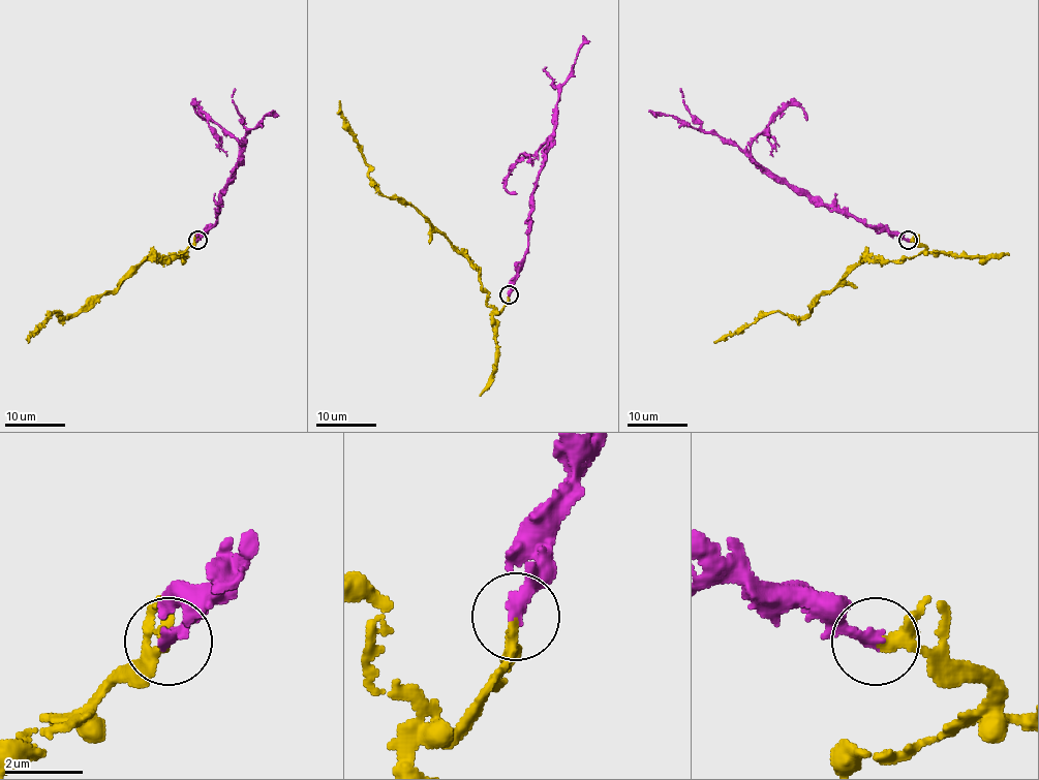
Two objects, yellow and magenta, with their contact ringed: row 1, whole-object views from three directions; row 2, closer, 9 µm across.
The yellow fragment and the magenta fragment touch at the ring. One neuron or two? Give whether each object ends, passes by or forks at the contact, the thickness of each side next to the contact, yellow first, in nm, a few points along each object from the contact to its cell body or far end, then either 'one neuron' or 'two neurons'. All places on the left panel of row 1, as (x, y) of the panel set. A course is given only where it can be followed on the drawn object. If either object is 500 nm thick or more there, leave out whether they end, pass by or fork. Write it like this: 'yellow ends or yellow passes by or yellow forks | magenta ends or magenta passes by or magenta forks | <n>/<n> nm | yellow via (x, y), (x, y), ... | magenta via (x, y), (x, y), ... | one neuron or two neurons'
yellow passes by | magenta ends | 220/320 nm | yellow via (197, 241), (170, 260), (145, 258), (114, 290), (91, 299), (80, 311), (67, 317), (54, 312), (28, 341) | magenta via (197, 241), (216, 222), (219, 204), (233, 179), (244, 137), (273, 111) | one neuron

